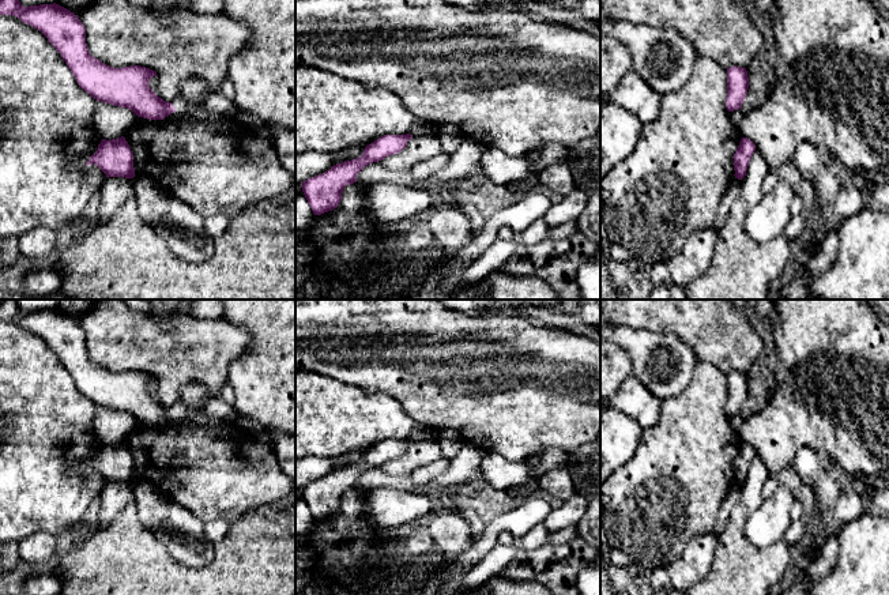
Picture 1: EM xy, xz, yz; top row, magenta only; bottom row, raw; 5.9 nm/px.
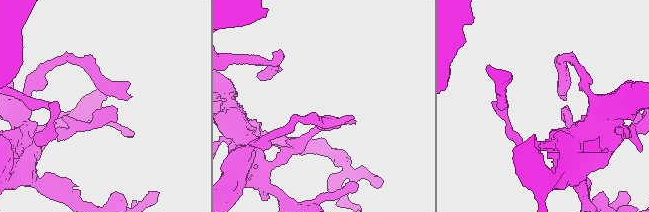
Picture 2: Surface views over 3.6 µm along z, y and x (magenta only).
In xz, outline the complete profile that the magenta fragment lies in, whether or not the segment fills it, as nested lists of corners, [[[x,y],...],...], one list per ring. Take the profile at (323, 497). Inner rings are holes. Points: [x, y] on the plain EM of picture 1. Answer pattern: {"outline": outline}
{"outline": [[[384,440],[365,452],[359,463],[334,470],[329,475],[302,487],[302,497],[314,520],[332,516],[342,505],[346,490],[368,470],[400,457],[413,440]]]}

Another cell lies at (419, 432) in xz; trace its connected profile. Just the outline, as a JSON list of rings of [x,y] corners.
[[[415,422],[410,432],[410,440],[413,441],[433,441],[437,440],[438,432],[429,425]]]

